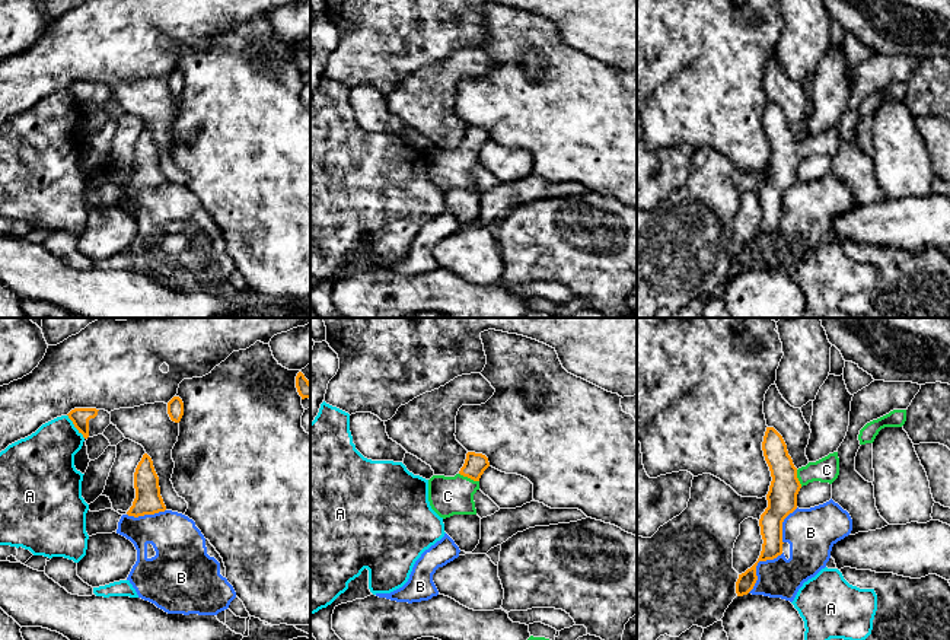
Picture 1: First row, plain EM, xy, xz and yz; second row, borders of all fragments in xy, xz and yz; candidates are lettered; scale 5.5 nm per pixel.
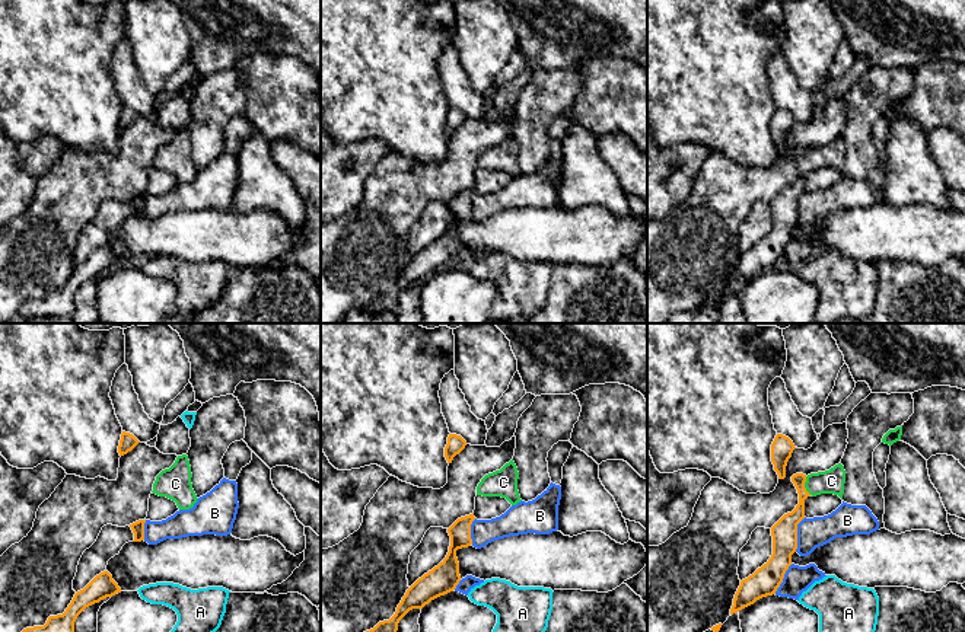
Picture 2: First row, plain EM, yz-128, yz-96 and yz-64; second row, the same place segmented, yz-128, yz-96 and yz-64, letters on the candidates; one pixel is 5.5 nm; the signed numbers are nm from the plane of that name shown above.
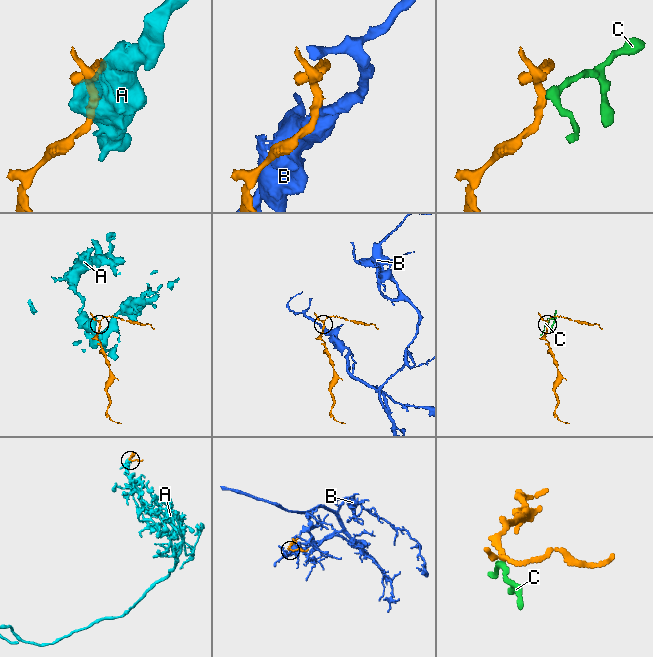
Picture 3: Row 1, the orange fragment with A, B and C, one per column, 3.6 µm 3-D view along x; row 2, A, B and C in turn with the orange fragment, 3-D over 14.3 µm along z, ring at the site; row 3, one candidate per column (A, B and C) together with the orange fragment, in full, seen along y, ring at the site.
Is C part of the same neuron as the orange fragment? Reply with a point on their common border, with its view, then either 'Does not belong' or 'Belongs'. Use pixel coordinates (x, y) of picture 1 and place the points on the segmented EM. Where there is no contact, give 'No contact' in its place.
Touches orange at xz (469, 477). Belongs

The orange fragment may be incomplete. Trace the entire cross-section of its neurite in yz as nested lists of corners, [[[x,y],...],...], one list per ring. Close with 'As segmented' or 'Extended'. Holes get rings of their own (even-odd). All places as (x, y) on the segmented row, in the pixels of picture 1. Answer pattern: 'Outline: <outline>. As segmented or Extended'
Outline: [[[766,427],[762,450],[772,477],[766,494],[768,507],[759,519],[763,544],[758,561],[739,574],[737,596],[747,595],[753,589],[759,561],[774,560],[782,554],[782,522],[797,509],[800,488],[813,481],[832,484],[839,475],[838,452],[797,469],[782,436],[774,427]]]. Extended

